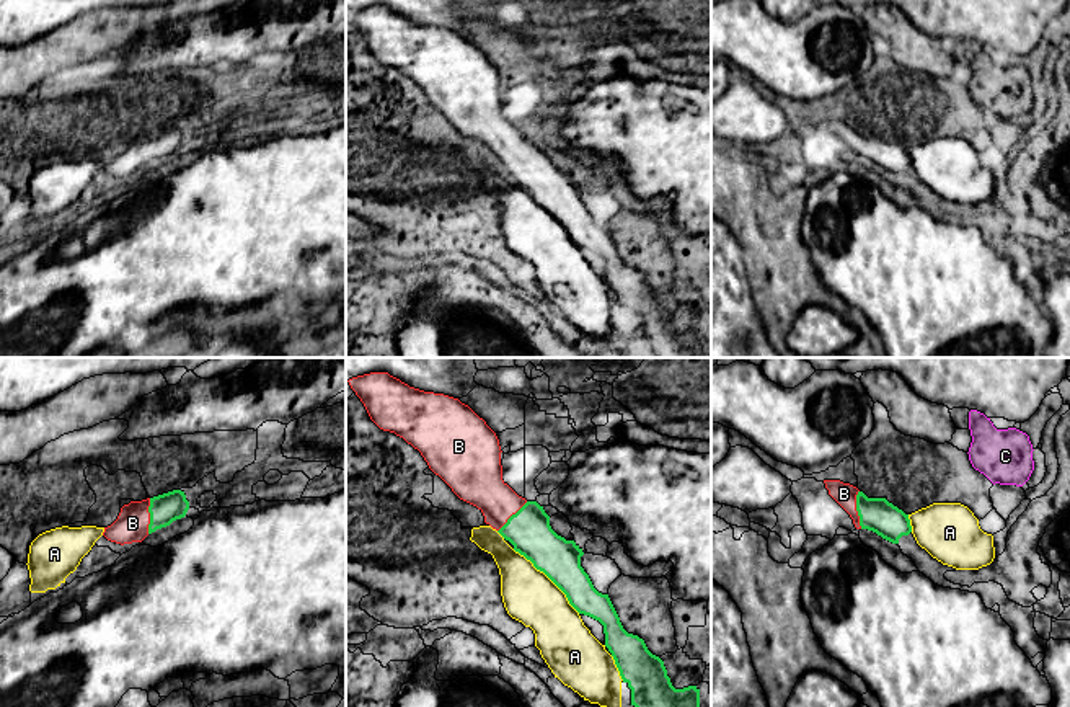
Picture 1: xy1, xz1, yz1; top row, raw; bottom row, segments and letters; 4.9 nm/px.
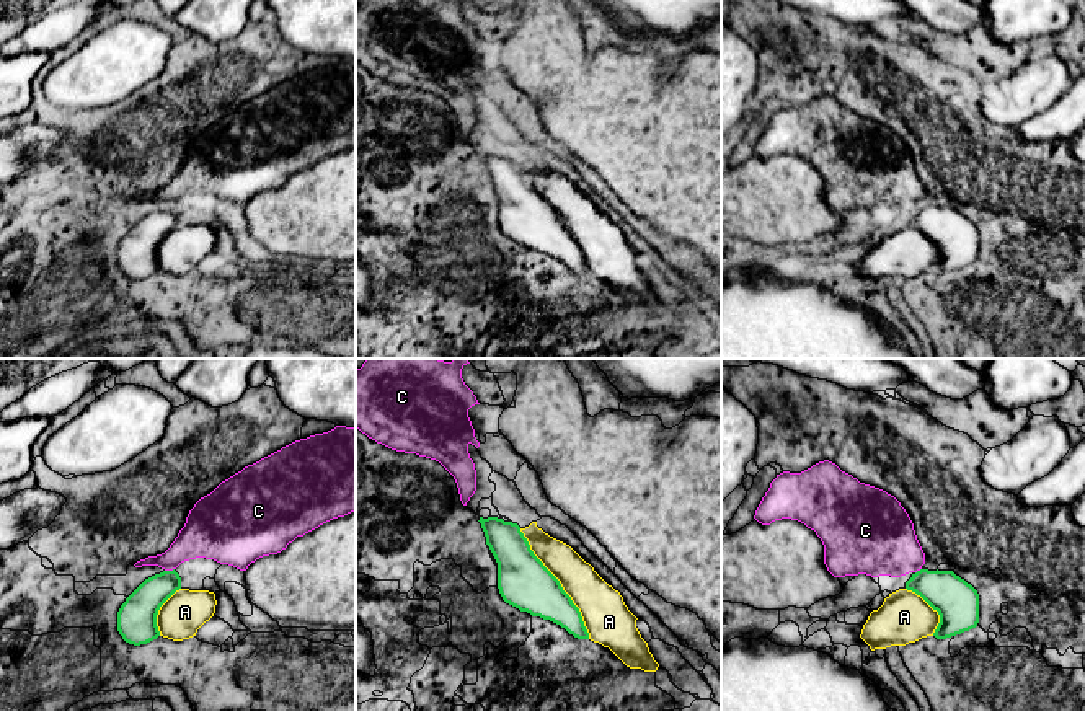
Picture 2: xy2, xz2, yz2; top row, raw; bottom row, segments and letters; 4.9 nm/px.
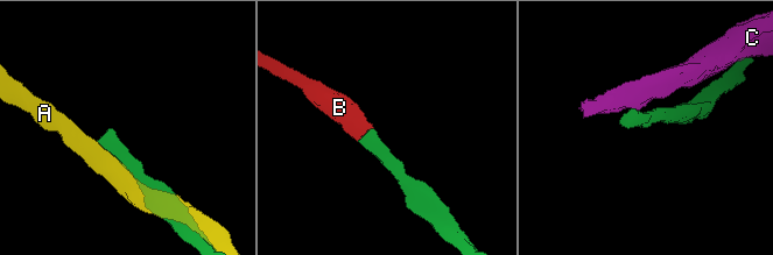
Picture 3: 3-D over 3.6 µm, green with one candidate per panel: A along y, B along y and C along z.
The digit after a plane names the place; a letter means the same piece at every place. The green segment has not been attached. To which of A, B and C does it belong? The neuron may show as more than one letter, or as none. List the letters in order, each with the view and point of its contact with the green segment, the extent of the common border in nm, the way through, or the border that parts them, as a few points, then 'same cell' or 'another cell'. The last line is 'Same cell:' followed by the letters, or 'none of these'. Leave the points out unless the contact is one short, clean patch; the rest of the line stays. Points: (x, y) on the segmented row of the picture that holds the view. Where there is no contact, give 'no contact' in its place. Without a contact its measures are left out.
A: xz2 (560, 584) | 650 nm | another cell
B: yz1 (857, 510) | 190 nm | across yz1 (878, 515), (857, 510), (844, 493) | same cell
C: xy2 (168, 571) | 50 nm | another cell
Same cell: B

